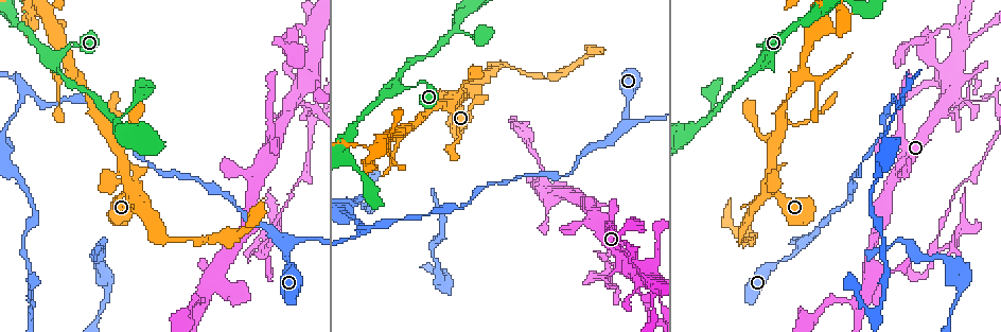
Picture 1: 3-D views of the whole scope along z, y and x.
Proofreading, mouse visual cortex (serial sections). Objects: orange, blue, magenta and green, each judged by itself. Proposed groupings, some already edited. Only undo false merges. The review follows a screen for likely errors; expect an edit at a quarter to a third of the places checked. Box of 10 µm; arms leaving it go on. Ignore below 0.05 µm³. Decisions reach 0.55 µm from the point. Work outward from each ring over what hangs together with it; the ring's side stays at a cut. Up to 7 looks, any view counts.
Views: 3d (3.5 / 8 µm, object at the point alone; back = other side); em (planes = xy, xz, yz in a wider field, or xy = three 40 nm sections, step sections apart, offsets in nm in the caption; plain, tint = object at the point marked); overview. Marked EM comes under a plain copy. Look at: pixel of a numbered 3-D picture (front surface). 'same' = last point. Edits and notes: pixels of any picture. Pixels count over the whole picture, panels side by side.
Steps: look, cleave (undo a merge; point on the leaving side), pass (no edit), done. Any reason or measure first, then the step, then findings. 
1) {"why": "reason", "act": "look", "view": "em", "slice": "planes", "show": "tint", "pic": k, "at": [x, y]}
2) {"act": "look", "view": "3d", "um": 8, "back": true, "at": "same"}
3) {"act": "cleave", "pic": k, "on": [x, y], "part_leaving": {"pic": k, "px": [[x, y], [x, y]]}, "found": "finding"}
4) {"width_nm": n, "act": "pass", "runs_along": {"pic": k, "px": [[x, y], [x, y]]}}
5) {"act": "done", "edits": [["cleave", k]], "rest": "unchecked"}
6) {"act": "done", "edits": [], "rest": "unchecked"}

{"why": "abrupt turn", "act": "look", "view": "3d", "um": 3.5, "pic": 1, "at": [115, 122]}

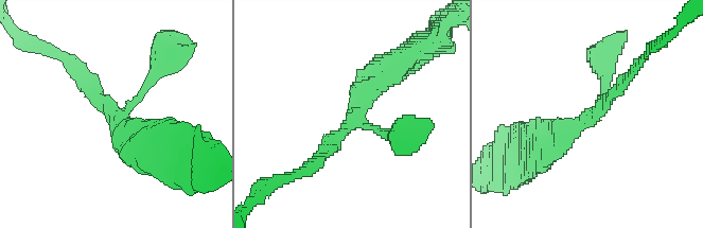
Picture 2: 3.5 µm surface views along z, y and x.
{"arms": 3, "arm_widths_nm": [150, 150, 350], "why": "shape alone is not enough", "act": "look", "view": "em", "slice": "xy", "step": 3, "show": "tint", "pic": 2, "at": [118, 115]}

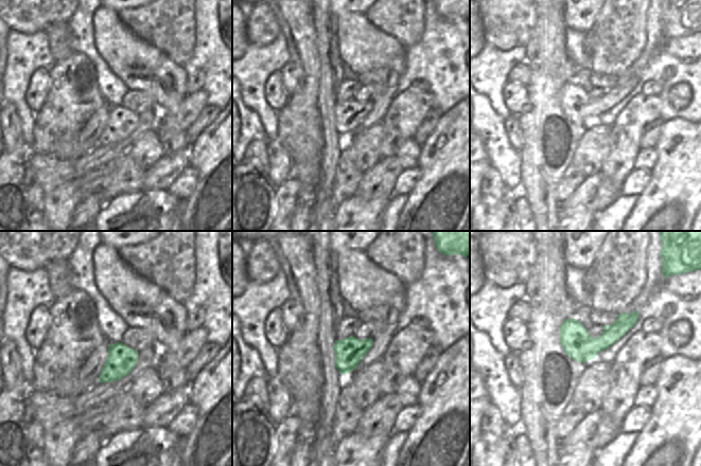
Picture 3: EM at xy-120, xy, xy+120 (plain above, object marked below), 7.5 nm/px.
{"act": "pass", "runs_along": {"pic": 2, "px": [[636, 67], [593, 116], [544, 144]]}, "found": "all the same cell"}

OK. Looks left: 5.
{"why": "branch point", "act": "look", "view": "3d", "um": 3.5, "back": true, "pic": 1, "at": [133, 194]}

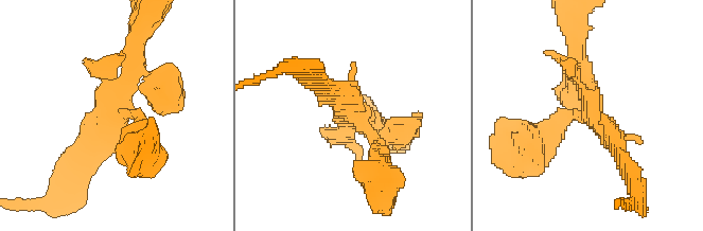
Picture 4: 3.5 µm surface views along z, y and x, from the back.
{"act": "pass", "runs_along": {"pic": 4, "px": [[539, 137], [590, 111], [576, 46]]}, "found": "continuous, no second cell"}

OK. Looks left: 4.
{"act": "look", "view": "3d", "um": 3.5, "pic": 1, "at": [743, 238]}

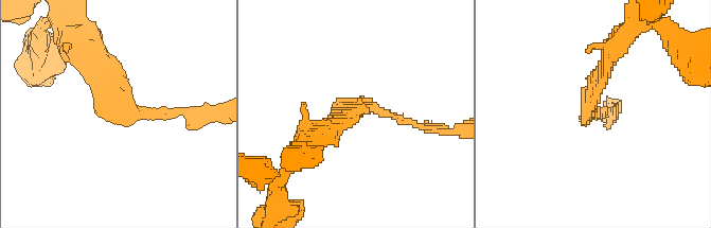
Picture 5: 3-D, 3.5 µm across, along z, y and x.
{"arm_widths_nm": [100, 250], "act": "look", "view": "em", "slice": "xy", "step": 5, "show": "tint", "pic": 5, "at": [366, 103]}

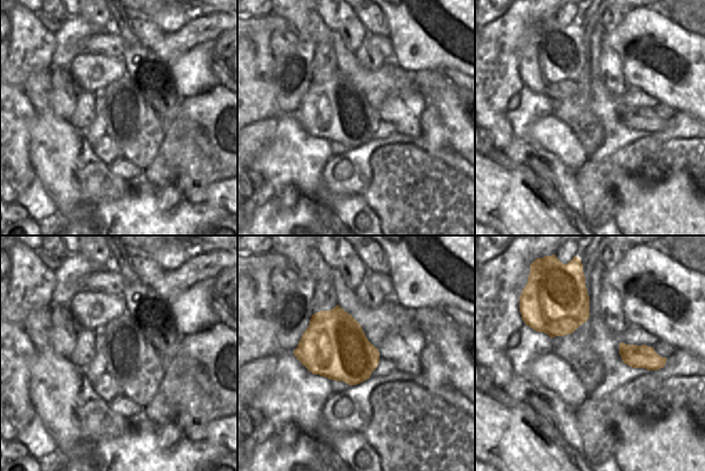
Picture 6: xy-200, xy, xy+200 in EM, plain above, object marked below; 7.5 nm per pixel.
{"act": "pass", "runs_along": {"pic": 5, "px": [[96, 56], [129, 111], [195, 115]]}, "found": "all the same cell"}

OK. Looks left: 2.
{"act": "done", "edits": [], "rest": "unchecked"}

